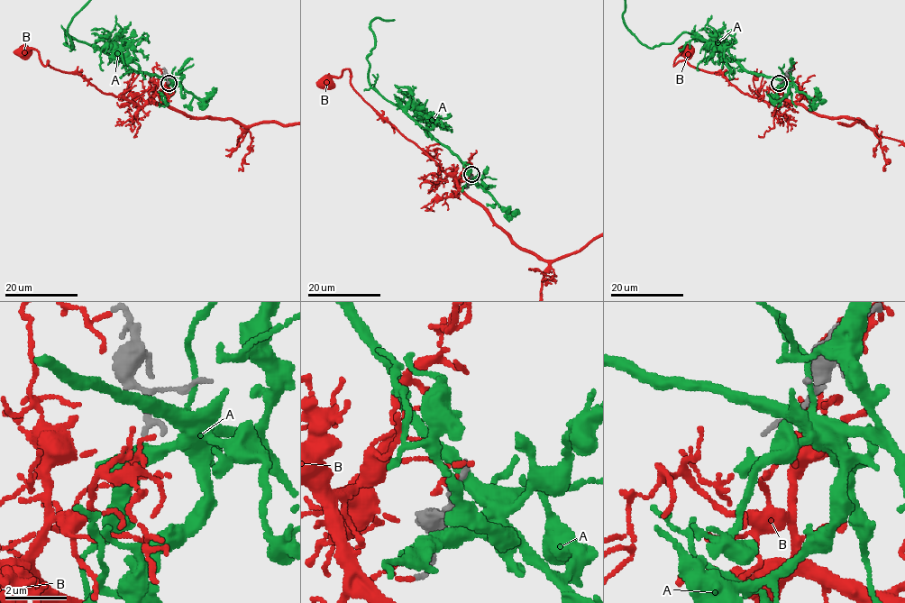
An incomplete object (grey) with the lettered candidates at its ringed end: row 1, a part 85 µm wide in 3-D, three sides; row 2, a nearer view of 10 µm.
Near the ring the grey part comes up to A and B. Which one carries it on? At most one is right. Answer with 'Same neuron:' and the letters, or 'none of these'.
Same neuron: none of these

